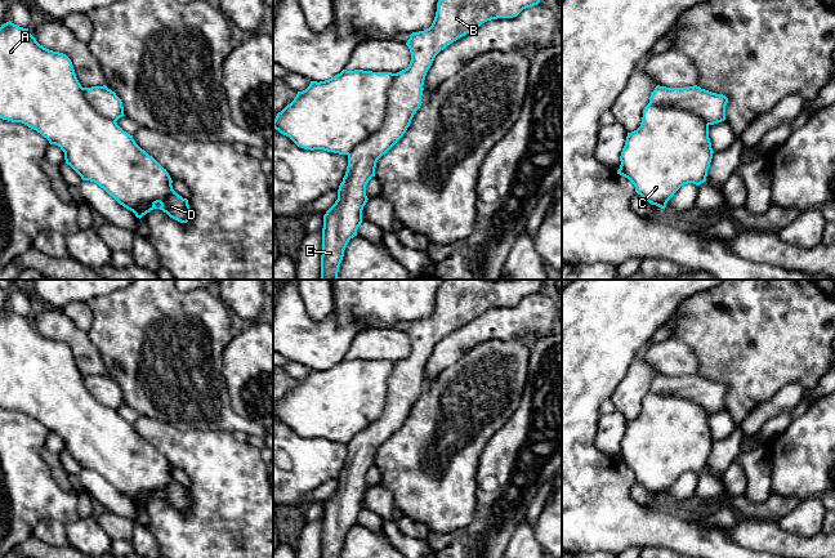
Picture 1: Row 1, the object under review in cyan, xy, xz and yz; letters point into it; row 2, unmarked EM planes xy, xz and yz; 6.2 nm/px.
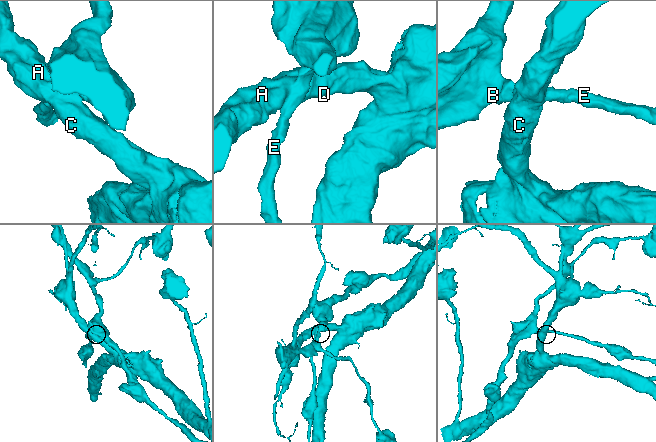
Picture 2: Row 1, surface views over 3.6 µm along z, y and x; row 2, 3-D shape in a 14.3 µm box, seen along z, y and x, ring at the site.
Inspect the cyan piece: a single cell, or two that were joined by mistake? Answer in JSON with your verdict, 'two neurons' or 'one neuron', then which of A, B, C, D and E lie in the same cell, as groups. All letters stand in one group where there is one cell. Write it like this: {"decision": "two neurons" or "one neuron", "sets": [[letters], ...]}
{"decision": "two neurons", "sets": [["A", "C", "D"], ["B", "E"]]}

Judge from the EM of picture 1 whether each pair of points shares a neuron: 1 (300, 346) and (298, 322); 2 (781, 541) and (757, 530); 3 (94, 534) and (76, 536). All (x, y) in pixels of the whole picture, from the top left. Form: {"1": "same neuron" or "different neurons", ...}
{"1": "same neuron", "2": "same neuron", "3": "same neuron"}

